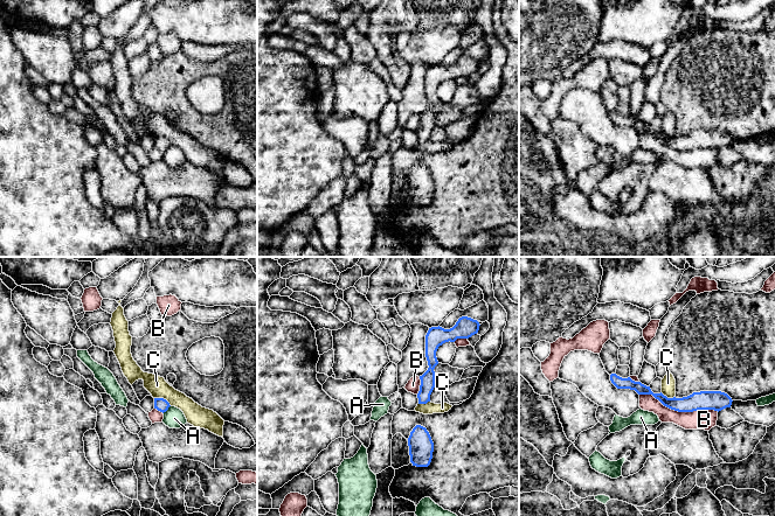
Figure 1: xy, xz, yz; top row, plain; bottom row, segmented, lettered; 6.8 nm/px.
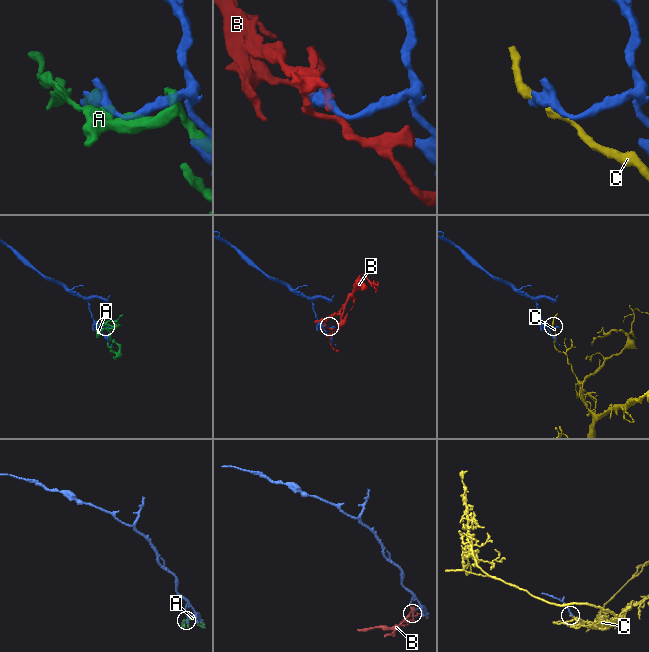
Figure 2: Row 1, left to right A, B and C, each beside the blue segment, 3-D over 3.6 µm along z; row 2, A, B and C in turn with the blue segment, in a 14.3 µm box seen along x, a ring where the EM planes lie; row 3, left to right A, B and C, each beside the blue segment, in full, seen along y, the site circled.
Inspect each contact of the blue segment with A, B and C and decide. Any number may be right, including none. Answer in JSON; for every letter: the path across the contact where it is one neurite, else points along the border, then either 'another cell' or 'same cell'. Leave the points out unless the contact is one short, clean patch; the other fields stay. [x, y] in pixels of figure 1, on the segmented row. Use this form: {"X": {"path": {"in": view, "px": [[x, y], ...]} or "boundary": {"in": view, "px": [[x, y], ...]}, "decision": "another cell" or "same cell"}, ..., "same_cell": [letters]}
{"A": {"decision": "another cell"}, "B": {"decision": "another cell"}, "C": {"boundary": {"in": "xy", "px": [[154, 397], [161, 397], [171, 405]]}, "decision": "another cell"}, "same_cell": []}

